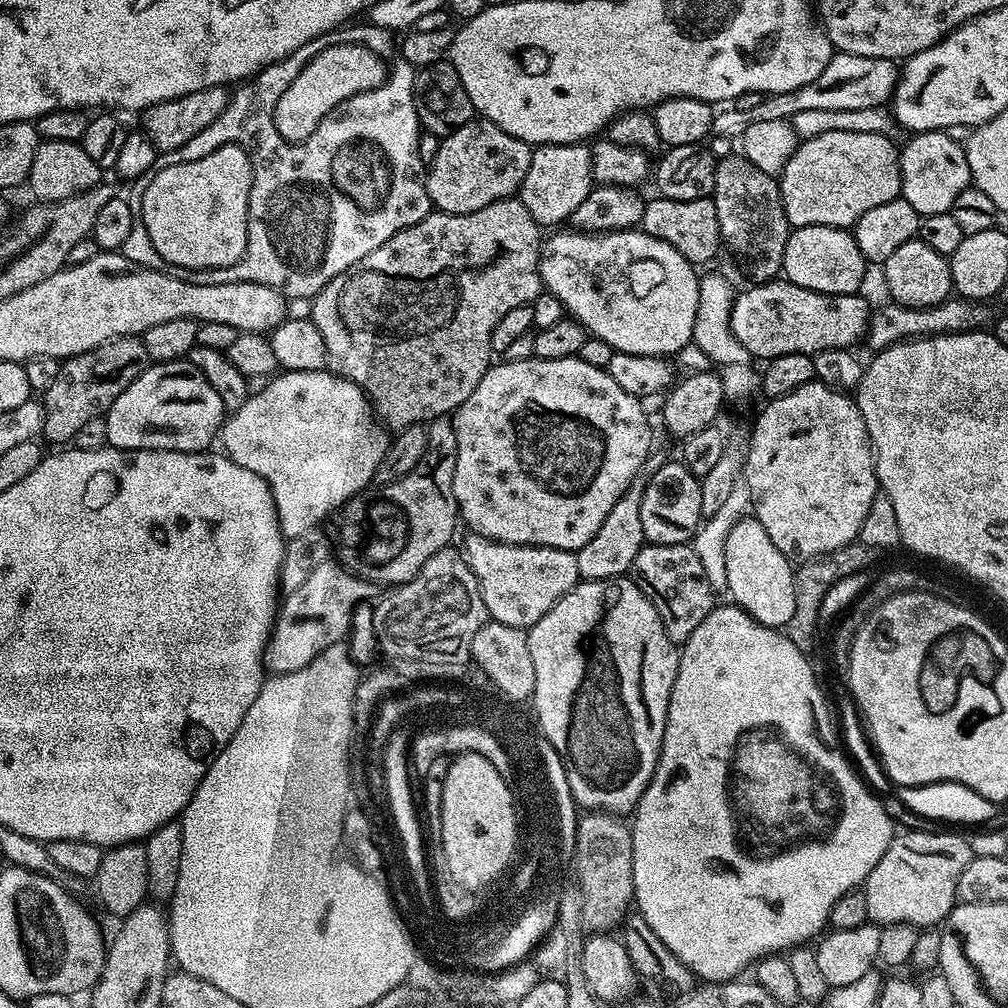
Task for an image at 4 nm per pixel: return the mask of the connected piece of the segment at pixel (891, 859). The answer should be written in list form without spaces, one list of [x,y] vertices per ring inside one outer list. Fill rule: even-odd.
[[[952,832],[897,835],[862,885],[869,921],[877,926],[915,924],[920,930],[939,925],[957,903],[958,874],[966,870],[972,857],[971,843]]]

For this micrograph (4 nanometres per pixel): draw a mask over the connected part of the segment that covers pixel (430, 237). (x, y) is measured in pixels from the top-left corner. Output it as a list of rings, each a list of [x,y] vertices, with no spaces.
[[[509,198],[494,202],[490,206],[482,206],[482,210],[474,210],[470,214],[450,214],[433,210],[422,222],[394,234],[394,238],[378,246],[378,250],[366,254],[362,262],[350,266],[341,276],[331,280],[311,303],[313,306],[310,319],[318,326],[323,342],[326,343],[329,371],[333,375],[357,384],[365,396],[371,400],[377,417],[392,430],[408,428],[411,424],[424,424],[455,413],[456,409],[462,406],[462,402],[466,402],[466,398],[474,394],[474,386],[482,382],[482,378],[494,363],[492,335],[494,326],[498,326],[498,321],[502,319],[502,314],[507,314],[523,304],[531,305],[542,292],[540,279],[542,235],[540,236],[540,232],[542,232],[541,225],[537,224],[530,210],[526,210],[526,206],[520,199]]]

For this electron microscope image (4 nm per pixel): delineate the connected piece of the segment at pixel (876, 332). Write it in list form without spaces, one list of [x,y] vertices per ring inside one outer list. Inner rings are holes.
[[[949,298],[943,300],[940,304],[935,304],[933,308],[911,308],[905,304],[887,302],[880,309],[871,313],[868,322],[868,331],[866,333],[866,344],[872,347],[873,353],[878,353],[884,348],[889,348],[895,344],[905,343],[913,338],[927,338],[930,336],[939,336],[941,334],[951,334],[954,332],[974,332],[985,327],[988,320],[988,312],[983,303],[975,300],[966,300],[963,298]]]

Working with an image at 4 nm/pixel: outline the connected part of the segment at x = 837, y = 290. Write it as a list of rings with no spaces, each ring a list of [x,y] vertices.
[[[802,226],[789,231],[782,272],[791,284],[831,296],[850,296],[861,291],[864,268],[864,255],[851,231],[830,226]]]

